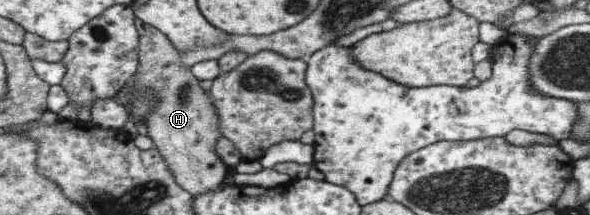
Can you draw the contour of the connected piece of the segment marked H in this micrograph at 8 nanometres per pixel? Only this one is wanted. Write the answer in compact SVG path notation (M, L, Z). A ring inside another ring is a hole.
M138 17L134 18L134 24L138 35L138 63L131 77L131 79L134 79L134 82L132 82L134 92L130 94L130 98L142 95L142 91L146 87L150 87L152 97L156 101L154 108L150 112L146 112L148 113L146 120L144 120L146 136L153 142L153 147L164 159L166 167L170 169L174 181L180 185L180 188L188 192L191 197L213 192L223 184L223 180L226 178L226 166L214 152L216 139L223 137L218 132L218 116L214 114L213 99L207 92L206 83L194 78L190 70L180 64L179 51L156 27L146 24Z

